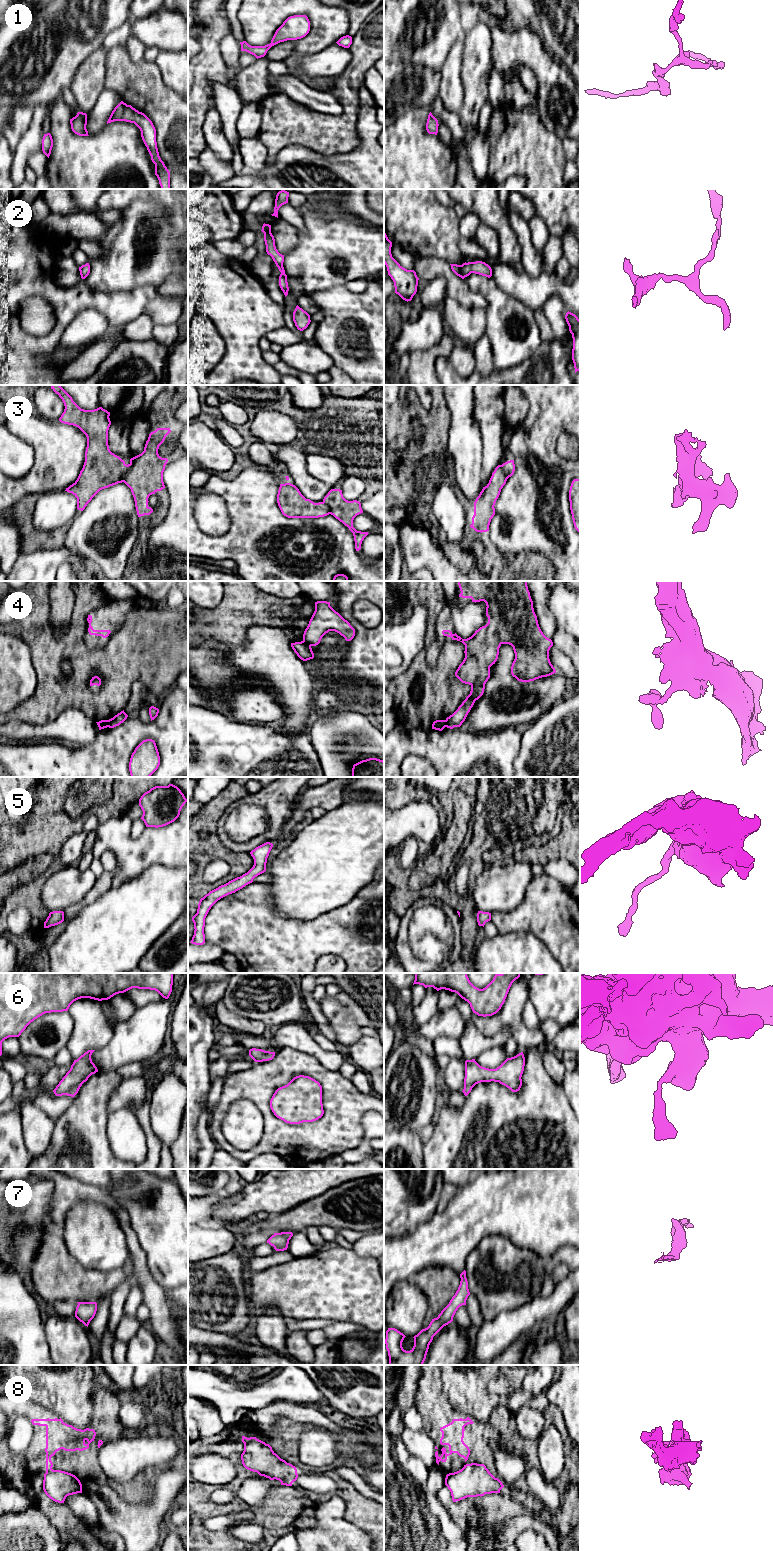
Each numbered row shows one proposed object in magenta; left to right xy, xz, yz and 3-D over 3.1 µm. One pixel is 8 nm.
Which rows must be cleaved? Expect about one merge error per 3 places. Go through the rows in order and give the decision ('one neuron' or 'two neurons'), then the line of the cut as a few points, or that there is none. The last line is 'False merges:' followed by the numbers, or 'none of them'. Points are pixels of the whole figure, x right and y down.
1: one neuron; cut none
2: one neuron; cut none
3: one neuron; cut none
4: two neurons; cut xz (302, 641), (310, 646)
5: one neuron; cut none
6: one neuron; cut none
7: one neuron; cut none
8: two neurons; cut xy (53, 1470), (46, 1472)
False merges: 4, 8

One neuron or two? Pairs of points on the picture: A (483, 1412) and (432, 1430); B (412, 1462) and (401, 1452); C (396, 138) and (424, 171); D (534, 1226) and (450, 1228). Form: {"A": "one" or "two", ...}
{"A": "two", "B": "one", "C": "one", "D": "one"}

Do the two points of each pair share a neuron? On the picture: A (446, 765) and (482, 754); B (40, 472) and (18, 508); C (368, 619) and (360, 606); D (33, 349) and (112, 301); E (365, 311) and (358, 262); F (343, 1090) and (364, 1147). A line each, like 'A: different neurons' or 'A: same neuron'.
A: same neuron
B: different neurons
C: same neuron
D: same neuron
E: different neurons
F: different neurons

